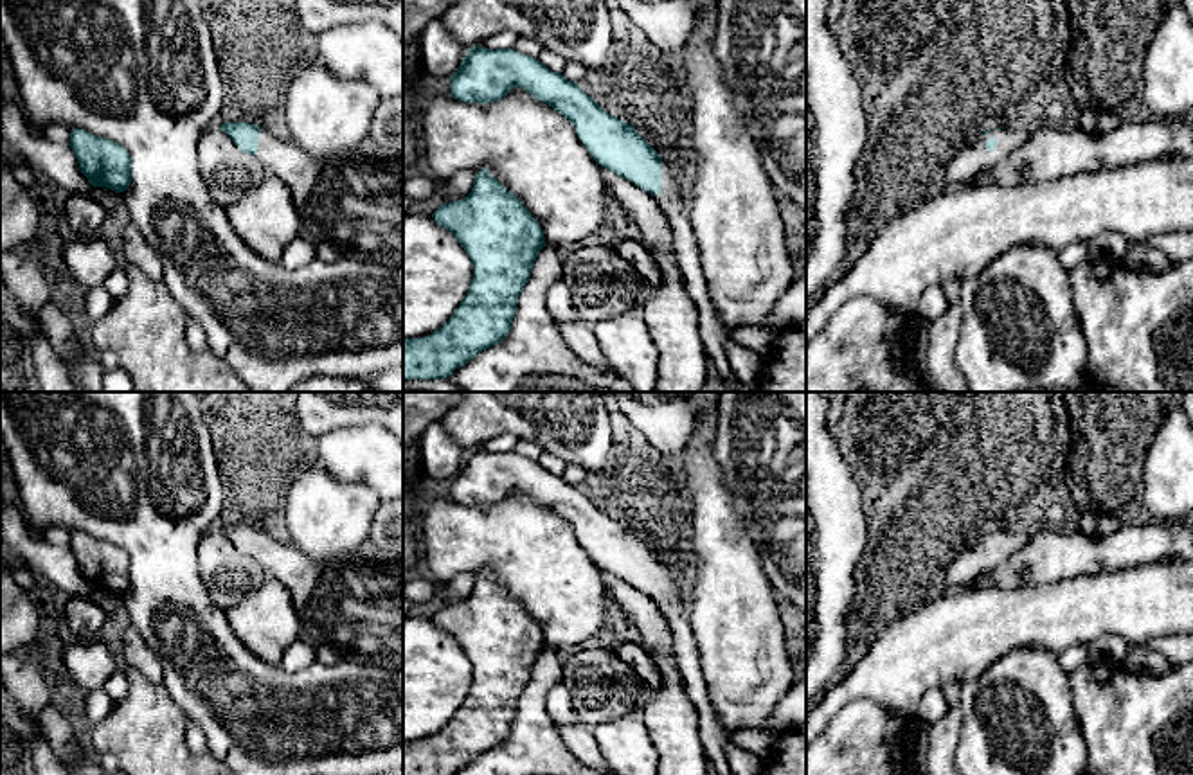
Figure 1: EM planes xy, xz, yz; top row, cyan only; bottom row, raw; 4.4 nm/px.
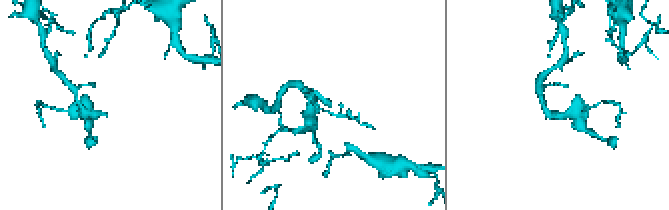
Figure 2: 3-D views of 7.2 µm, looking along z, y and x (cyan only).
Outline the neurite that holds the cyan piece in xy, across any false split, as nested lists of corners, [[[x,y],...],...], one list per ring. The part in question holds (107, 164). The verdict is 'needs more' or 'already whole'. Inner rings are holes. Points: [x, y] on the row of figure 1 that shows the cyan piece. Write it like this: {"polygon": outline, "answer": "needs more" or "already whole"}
{"polygon": [[[85,129],[70,131],[68,144],[81,173],[94,187],[124,192],[131,183],[131,156],[117,142],[92,135]]], "answer": "already whole"}

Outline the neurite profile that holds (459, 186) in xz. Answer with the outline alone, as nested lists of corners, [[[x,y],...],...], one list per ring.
[[[461,171],[452,180],[448,180],[446,187],[443,189],[443,198],[446,203],[462,200],[471,192],[473,187],[473,173],[471,171]]]

